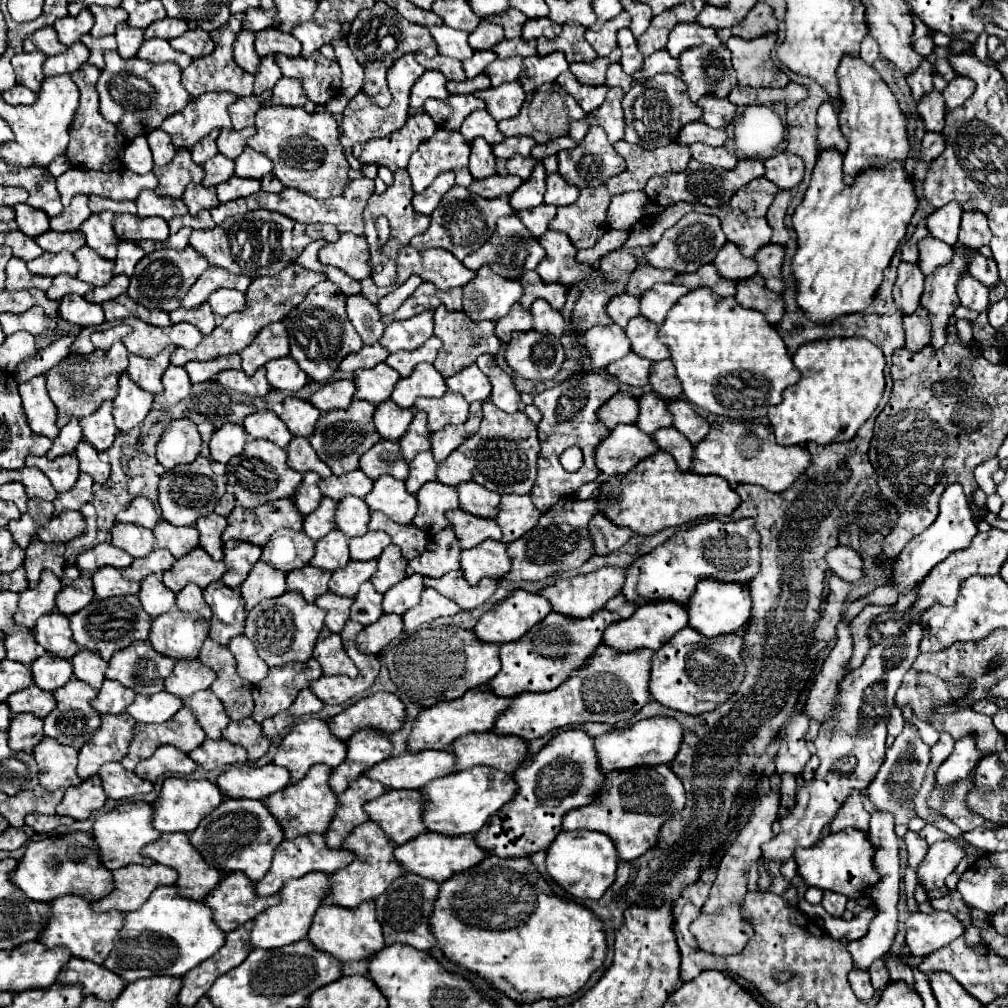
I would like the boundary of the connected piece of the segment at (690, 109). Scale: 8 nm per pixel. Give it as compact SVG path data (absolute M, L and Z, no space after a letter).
M663 73L645 81L635 83L623 97L623 111L625 111L625 141L641 145L645 149L665 147L677 141L677 133L683 125L691 121L701 121L703 109L697 107L689 99L689 91L683 79Z

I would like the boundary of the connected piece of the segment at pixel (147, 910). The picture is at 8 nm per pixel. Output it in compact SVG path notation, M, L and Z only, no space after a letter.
M171 885L155 889L145 905L141 905L137 911L125 913L121 941L117 937L115 947L103 965L121 975L127 983L153 975L183 977L201 961L213 957L223 945L225 933L213 921L211 907L207 907L203 901L181 897L179 889Z

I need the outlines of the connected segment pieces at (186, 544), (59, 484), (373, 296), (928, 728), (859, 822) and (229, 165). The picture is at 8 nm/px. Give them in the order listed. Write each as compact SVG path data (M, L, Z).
M161 521L155 529L155 547L167 549L175 559L191 553L199 547L199 533L195 527L175 527L167 521Z
M29 455L29 457L25 457L25 465L41 469L49 477L49 481L53 483L57 493L69 491L79 477L79 461L75 455L61 455L53 461L47 457Z
M367 277L361 281L361 295L367 297L371 303L377 303L379 301L379 287L373 285L373 279Z
M917 721L917 729L919 729L923 741L927 741L929 745L935 745L935 743L937 743L937 739L939 739L939 731L937 731L933 725L923 723L923 721Z
M861 791L851 793L851 797L845 801L845 805L839 809L837 817L831 821L829 831L837 833L843 831L847 827L859 829L863 833L869 831L869 811L863 807L863 799L861 799Z
M219 153L217 157L213 157L213 161L207 161L207 163L203 165L203 169L205 169L203 185L205 185L205 187L217 187L219 183L227 181L227 179L233 175L233 171L235 171L235 161Z

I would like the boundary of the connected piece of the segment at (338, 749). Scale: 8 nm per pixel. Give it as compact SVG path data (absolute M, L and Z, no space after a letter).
M309 719L303 721L299 725L295 725L281 741L281 747L275 753L273 763L287 767L291 773L291 783L297 783L299 779L303 779L309 771L311 765L315 763L325 763L329 767L337 767L339 763L343 763L347 759L347 743L339 741L331 731L327 721L319 721L319 719Z

